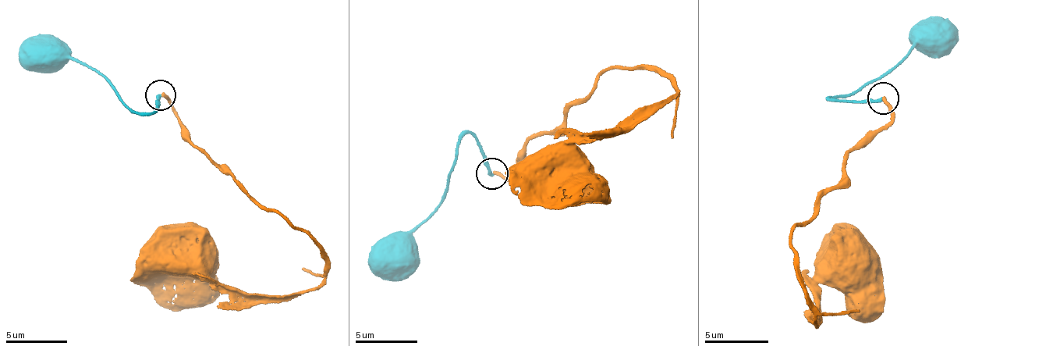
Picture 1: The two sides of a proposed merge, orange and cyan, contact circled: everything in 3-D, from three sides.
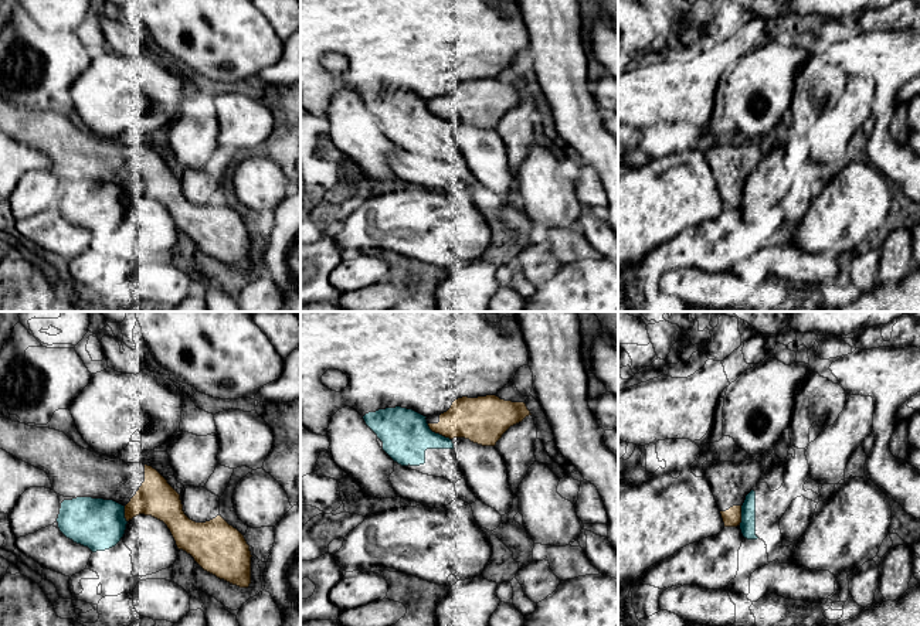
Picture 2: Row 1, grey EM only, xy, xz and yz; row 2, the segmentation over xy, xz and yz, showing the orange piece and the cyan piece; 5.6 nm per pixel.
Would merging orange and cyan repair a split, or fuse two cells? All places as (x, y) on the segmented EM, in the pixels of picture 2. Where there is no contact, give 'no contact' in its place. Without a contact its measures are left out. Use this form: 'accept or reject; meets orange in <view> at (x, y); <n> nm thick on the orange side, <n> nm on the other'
reject; meets orange in xz at (438, 432); 260 nm thick on the orange side, 280 nm on the other

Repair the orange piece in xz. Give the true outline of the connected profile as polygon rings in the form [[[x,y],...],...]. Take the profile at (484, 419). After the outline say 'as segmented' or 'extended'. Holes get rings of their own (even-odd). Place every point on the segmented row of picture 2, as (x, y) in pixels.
[[[486,395],[458,398],[447,412],[425,419],[432,432],[445,438],[465,438],[482,446],[495,446],[510,426],[529,415],[524,402]]] | extended

